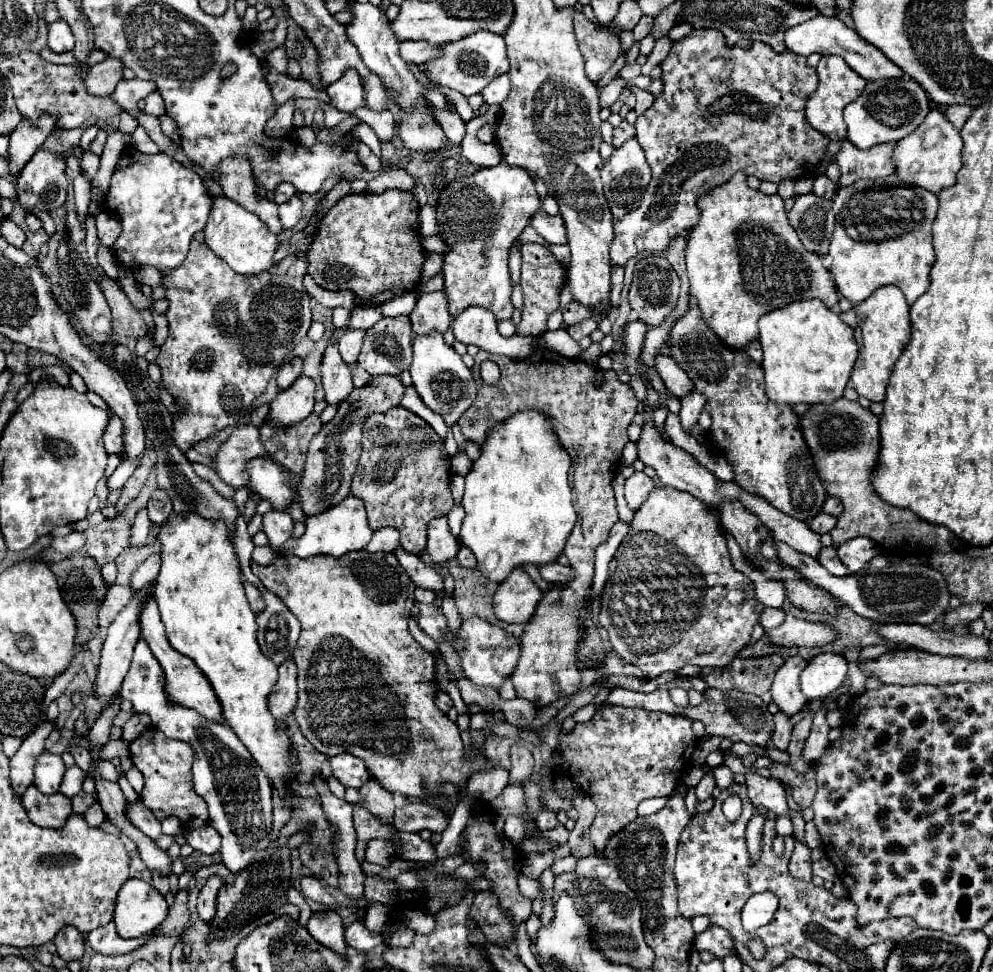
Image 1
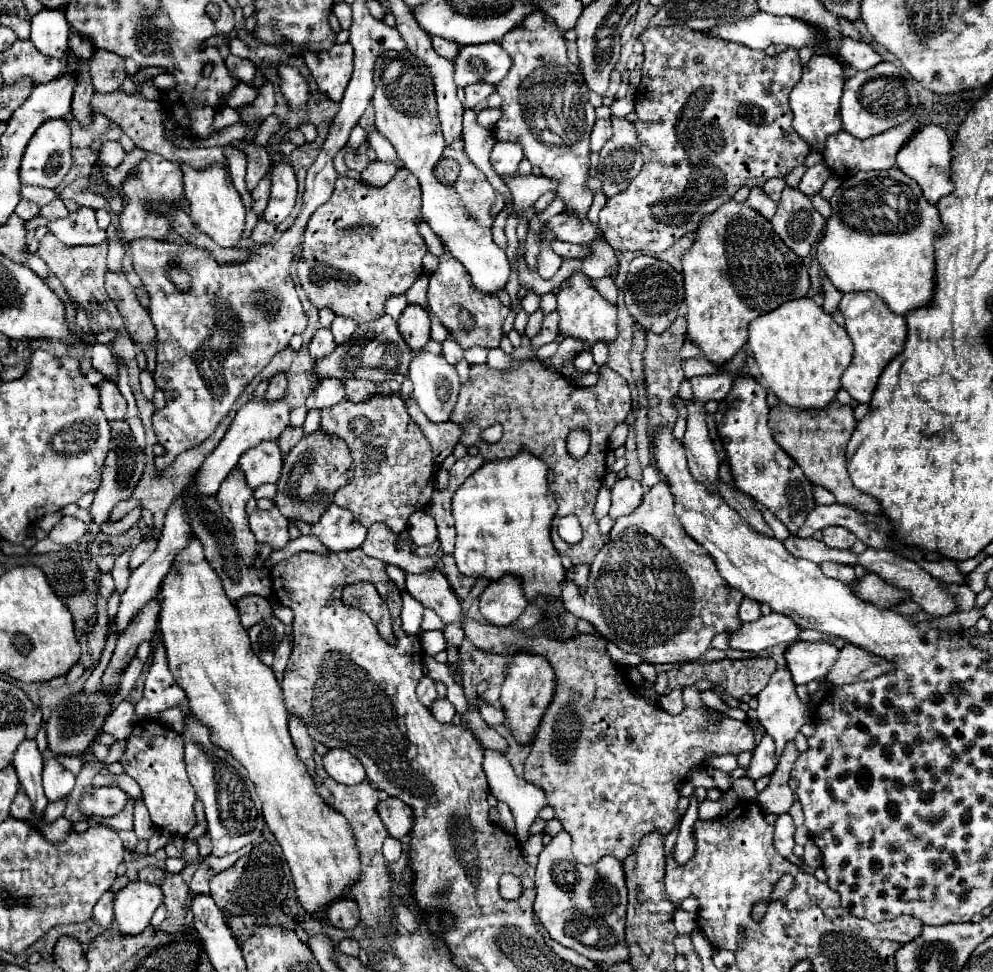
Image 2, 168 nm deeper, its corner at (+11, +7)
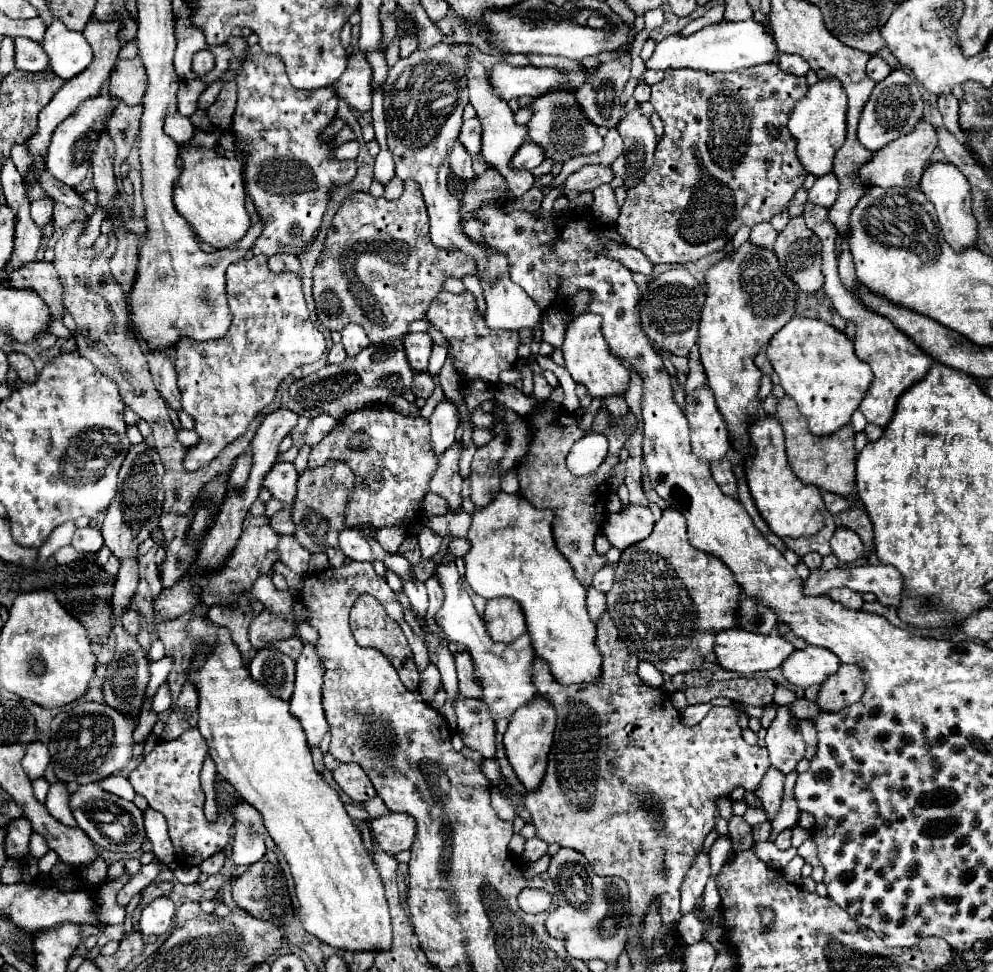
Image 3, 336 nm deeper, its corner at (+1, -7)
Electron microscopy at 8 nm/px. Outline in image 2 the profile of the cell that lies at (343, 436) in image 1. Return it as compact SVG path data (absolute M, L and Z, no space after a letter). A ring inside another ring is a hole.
M314 432L310 436L304 436L296 448L284 458L282 476L278 480L278 492L274 496L274 502L278 510L288 520L302 520L306 524L314 524L332 504L332 498L338 488L348 484L352 480L352 456L344 444L344 440L338 440L338 436L326 436L322 432Z

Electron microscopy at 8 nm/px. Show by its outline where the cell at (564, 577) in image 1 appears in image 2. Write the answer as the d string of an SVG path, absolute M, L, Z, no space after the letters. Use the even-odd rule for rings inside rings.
M588 564L574 566L572 570L566 572L566 580L568 580L568 582L574 582L574 584L578 584L578 586L586 586L586 584L588 584L588 576L590 576L590 566L588 566Z

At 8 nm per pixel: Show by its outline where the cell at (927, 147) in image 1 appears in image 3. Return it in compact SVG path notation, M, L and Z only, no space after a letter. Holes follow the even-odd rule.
M930 162L924 168L922 180L920 180L920 190L926 194L926 198L934 204L938 224L942 228L942 234L946 242L950 242L956 250L962 246L972 246L976 244L976 218L972 216L972 196L970 196L970 184L966 176L958 170L958 166L950 162Z

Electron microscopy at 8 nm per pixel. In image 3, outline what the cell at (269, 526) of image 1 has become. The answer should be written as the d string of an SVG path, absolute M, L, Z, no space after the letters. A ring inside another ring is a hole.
M284 534L278 540L278 548L276 548L280 560L296 574L306 574L308 570L308 560L310 560L310 552L292 536L292 534Z

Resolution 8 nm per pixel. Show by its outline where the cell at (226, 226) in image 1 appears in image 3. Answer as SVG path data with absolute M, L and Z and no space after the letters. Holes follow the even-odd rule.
M182 150L182 174L174 184L174 206L196 230L196 234L216 250L228 248L244 238L250 228L250 216L244 206L242 160L218 158L214 150Z

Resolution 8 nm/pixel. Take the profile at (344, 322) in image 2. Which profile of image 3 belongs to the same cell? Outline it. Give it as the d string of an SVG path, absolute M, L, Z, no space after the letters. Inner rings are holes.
M348 324L340 334L342 334L342 344L348 356L356 356L360 350L364 350L370 344L366 332L358 324Z

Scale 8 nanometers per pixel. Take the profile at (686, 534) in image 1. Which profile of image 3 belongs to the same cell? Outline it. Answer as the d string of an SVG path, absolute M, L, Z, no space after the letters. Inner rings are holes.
M666 508L662 518L654 524L654 530L642 542L622 550L622 556L616 566L616 586L606 594L606 610L616 622L616 628L622 640L632 646L630 652L650 662L664 674L684 674L698 670L704 664L706 654L714 650L716 634L720 630L740 628L738 626L738 604L740 604L740 586L734 582L732 572L718 558L698 552L686 540L686 520L678 510Z

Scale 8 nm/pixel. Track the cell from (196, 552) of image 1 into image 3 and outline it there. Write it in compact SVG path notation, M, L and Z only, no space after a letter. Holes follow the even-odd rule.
M192 614L192 618L186 622L186 636L194 642L188 678L198 692L198 730L208 742L218 774L228 780L246 802L254 804L262 812L268 834L288 860L296 882L302 926L320 942L340 950L390 948L392 926L380 874L368 850L364 848L362 836L348 816L338 792L322 778L322 774L316 772L302 726L290 712L288 702L274 698L250 676L244 658L230 636L230 630L224 626L210 622L206 616Z

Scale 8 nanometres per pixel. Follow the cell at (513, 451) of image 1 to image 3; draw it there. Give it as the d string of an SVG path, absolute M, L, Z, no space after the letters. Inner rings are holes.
M500 492L488 506L476 508L472 514L472 526L468 532L470 550L464 556L466 574L464 580L482 598L510 596L520 602L526 614L526 626L532 634L536 656L550 662L550 670L560 684L580 684L594 682L600 676L602 656L594 646L596 626L586 610L586 588L574 578L572 566L558 554L554 534L552 534L552 510L538 510L520 494Z

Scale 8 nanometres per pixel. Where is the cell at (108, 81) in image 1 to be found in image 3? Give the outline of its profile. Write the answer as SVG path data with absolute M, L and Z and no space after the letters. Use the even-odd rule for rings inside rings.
M118 60L114 70L110 72L110 94L116 100L126 102L128 106L140 104L146 88L146 72L142 70L142 62L134 60Z

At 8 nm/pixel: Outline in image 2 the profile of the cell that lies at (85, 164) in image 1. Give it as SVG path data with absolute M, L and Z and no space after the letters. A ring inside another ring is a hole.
M106 142L104 146L102 146L102 150L100 150L100 160L102 162L106 162L108 166L112 166L112 168L118 168L120 164L122 164L122 160L124 160L124 156L126 156L126 152L122 150L122 146L118 144L118 142Z

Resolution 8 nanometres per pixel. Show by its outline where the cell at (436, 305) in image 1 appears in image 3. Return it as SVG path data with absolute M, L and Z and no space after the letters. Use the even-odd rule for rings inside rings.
M418 332L418 334L406 334L404 340L404 350L408 356L408 362L412 366L414 372L422 372L428 368L428 360L432 354L432 338L426 332Z

